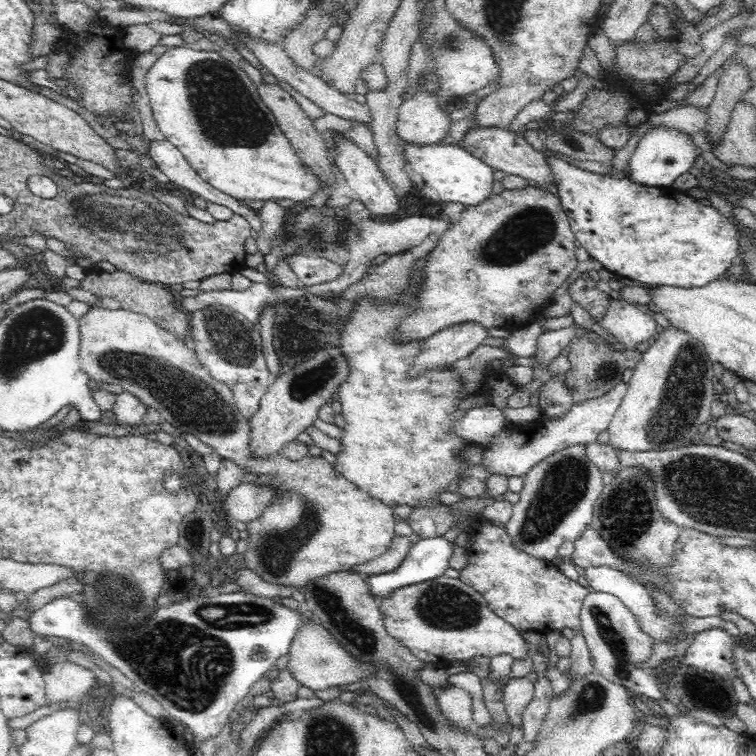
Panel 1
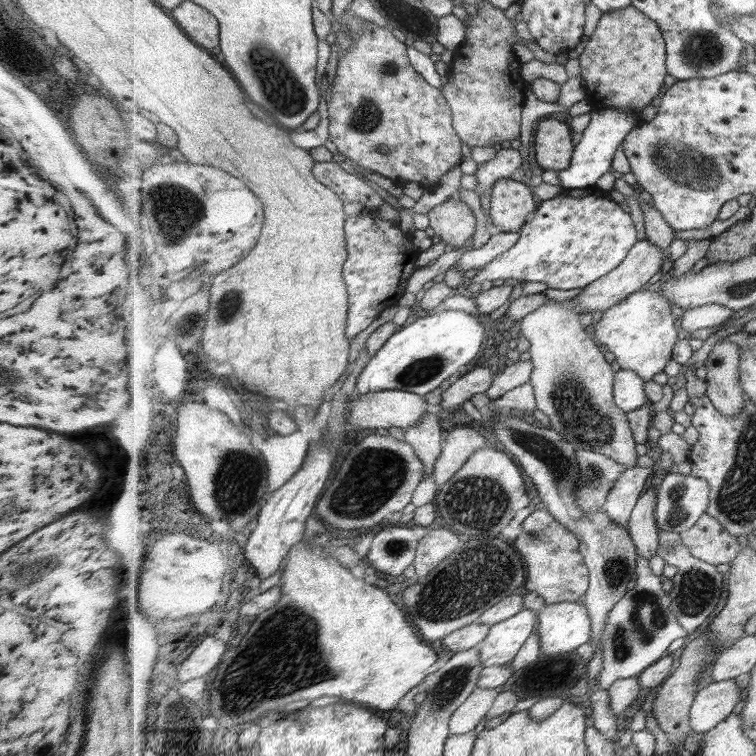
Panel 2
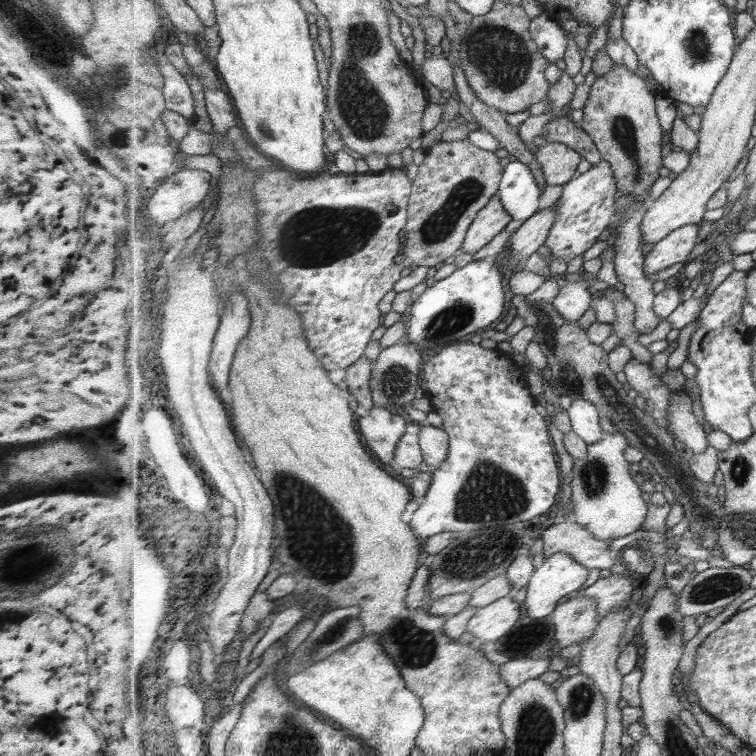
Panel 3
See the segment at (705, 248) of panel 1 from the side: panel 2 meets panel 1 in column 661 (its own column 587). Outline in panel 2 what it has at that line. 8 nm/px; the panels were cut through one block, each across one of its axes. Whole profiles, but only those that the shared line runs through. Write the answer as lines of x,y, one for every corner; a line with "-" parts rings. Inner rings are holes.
599,187
562,189
559,195
543,201
532,217
520,231
519,242
496,260
490,262
485,269
480,269
471,279
471,283
483,284
485,280
509,280
515,278
519,282
544,282
549,288
573,290
585,288
595,283
609,272
615,270
633,247
639,242
639,234
635,230
631,214
625,212
617,202
611,199
608,191

